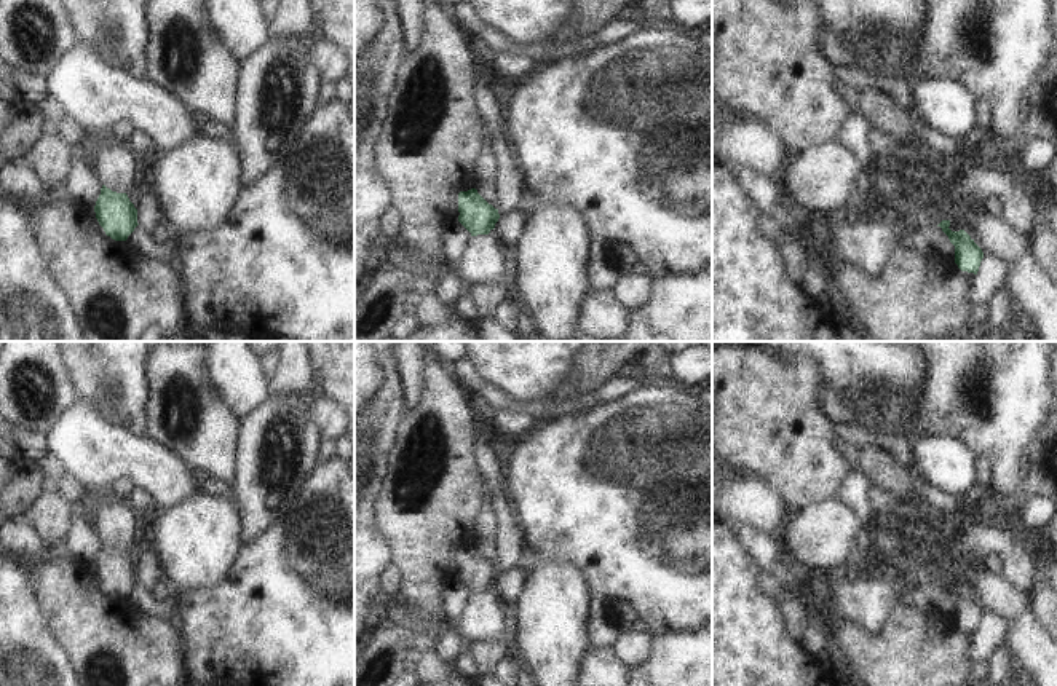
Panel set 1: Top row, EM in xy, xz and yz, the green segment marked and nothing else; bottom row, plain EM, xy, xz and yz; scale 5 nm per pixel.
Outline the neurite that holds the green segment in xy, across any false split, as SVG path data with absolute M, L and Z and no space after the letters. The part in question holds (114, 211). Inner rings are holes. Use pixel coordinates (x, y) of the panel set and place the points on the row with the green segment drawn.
M102 185L94 206L96 219L105 235L115 241L126 241L137 223L137 209L126 193L117 193Z

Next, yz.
M942 220L937 227L948 236L950 242L955 246L955 263L961 271L977 274L980 262L984 258L982 249L974 242L974 239L964 231L952 231L950 220Z

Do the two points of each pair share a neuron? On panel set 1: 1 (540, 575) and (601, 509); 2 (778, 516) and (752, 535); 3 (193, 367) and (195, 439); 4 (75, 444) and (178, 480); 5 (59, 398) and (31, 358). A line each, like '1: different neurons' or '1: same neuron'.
1: different neurons
2: different neurons
3: same neuron
4: same neuron
5: same neuron

